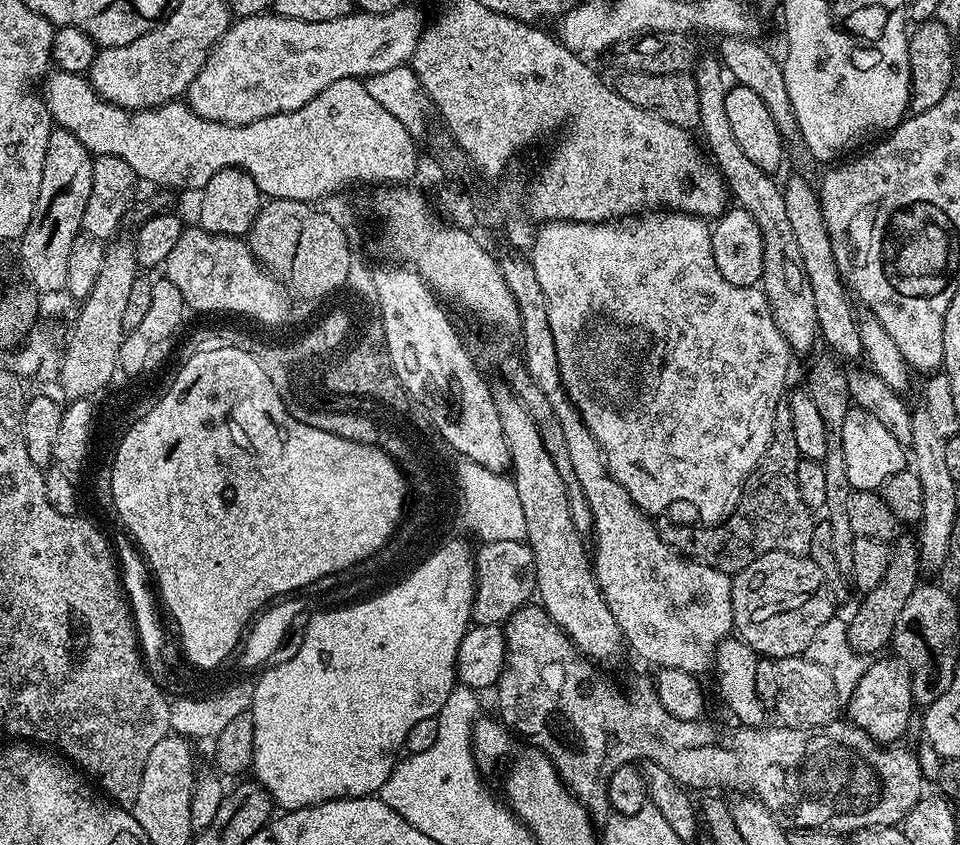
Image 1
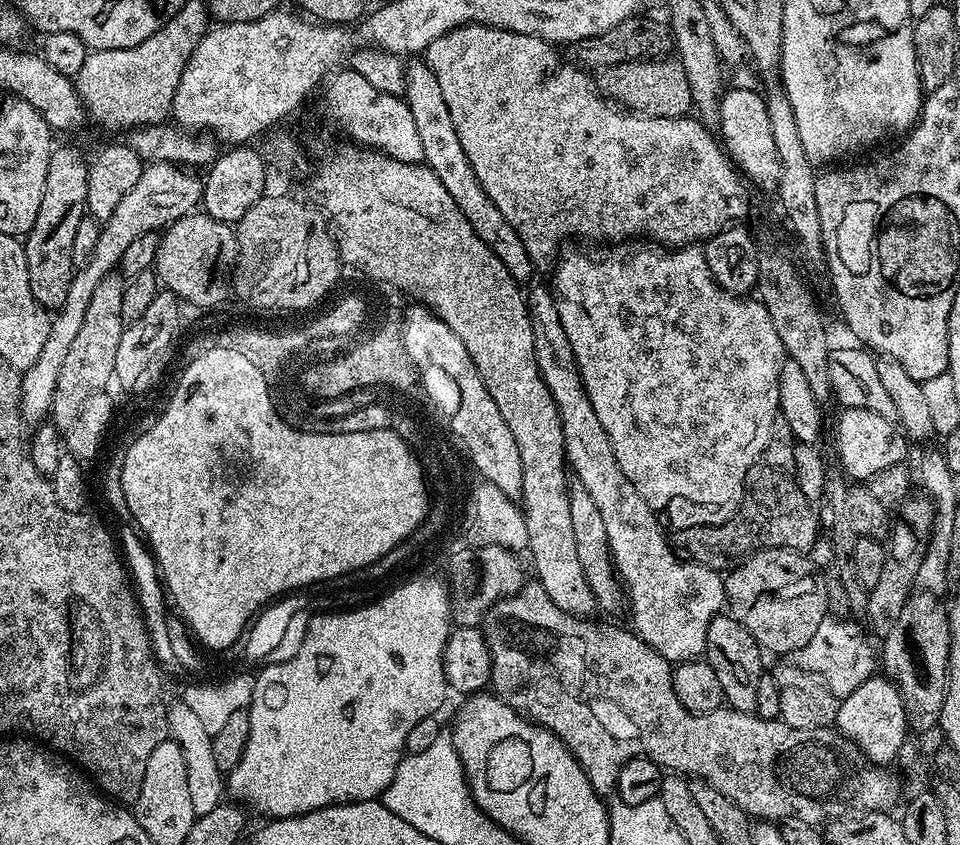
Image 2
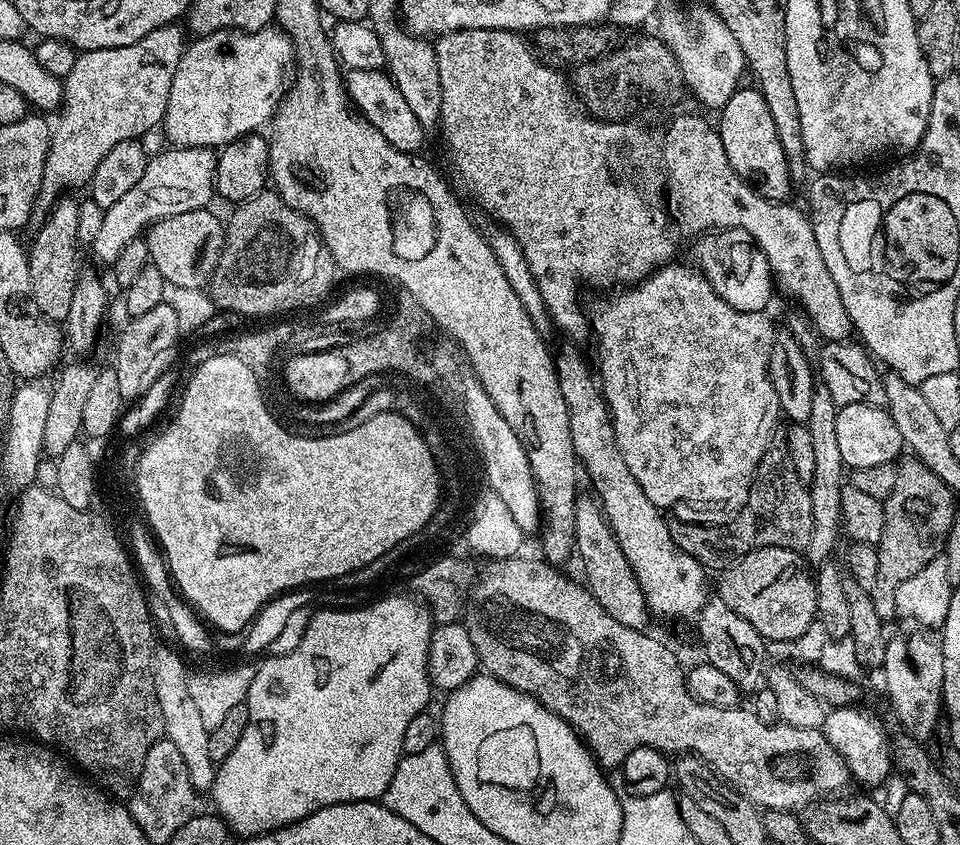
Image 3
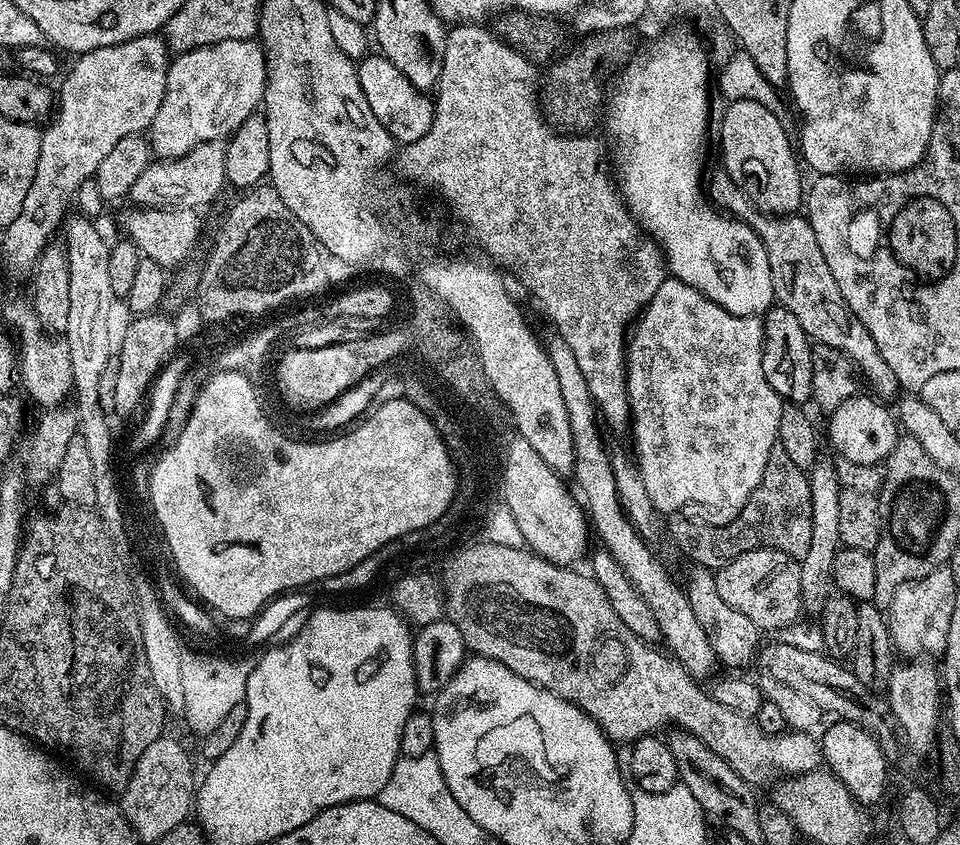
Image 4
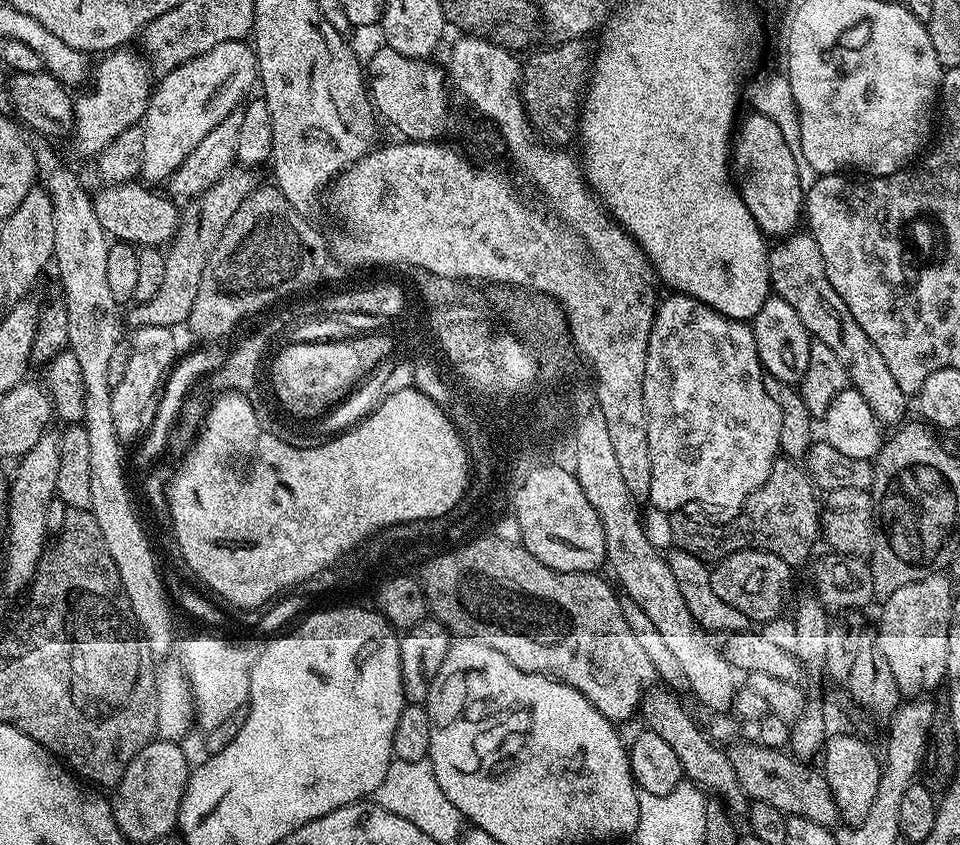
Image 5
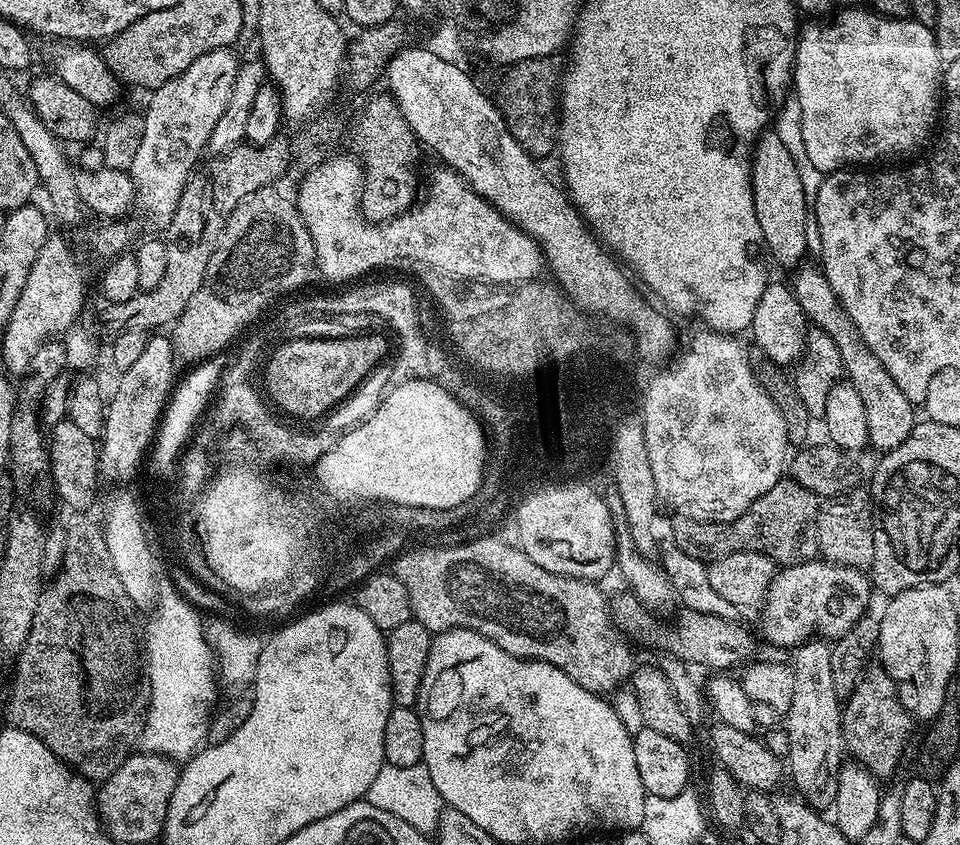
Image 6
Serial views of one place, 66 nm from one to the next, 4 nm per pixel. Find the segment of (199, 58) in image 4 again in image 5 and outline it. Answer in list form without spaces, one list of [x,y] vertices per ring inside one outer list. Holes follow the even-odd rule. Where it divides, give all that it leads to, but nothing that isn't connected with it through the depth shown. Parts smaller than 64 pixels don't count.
[[[243,40],[222,42],[214,46],[214,50],[206,50],[206,54],[198,54],[198,58],[190,58],[190,62],[182,62],[182,66],[159,77],[142,121],[146,143],[140,176],[145,181],[167,182],[178,166],[190,158],[190,150],[194,150],[218,122],[245,103],[247,92],[254,88],[257,80],[256,53],[251,43]]]

